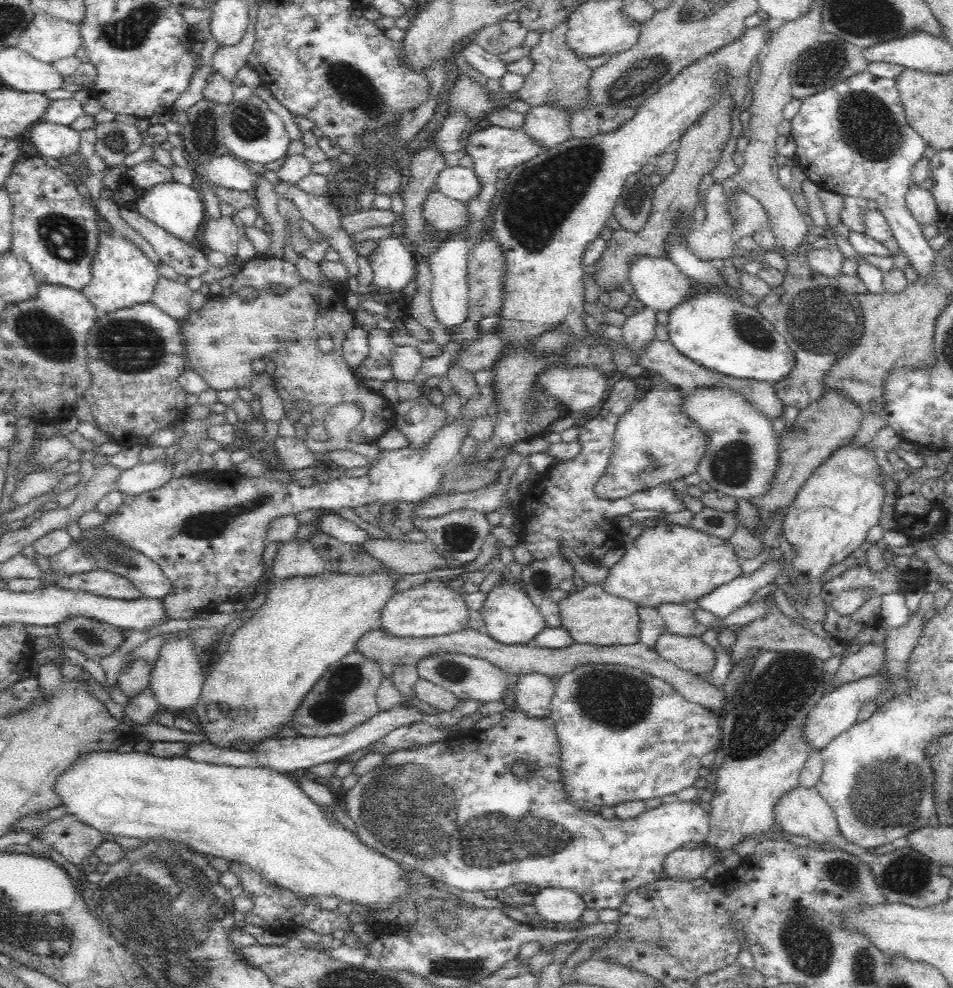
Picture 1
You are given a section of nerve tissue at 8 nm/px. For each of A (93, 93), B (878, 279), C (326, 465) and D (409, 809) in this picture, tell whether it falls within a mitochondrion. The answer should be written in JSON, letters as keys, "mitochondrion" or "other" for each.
{"A":"other","B":"other","C":"other","D":"mitochondrion"}

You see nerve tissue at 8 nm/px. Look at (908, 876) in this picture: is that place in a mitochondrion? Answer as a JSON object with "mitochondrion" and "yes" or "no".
{"mitochondrion":"yes"}

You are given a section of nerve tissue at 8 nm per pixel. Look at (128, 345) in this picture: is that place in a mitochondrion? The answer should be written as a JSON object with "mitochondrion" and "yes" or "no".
{"mitochondrion":"yes"}

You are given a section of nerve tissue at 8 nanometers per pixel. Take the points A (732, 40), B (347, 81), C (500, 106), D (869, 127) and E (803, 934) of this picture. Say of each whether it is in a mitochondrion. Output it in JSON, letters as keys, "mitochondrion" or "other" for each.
{"A":"other","B":"mitochondrion","C":"other","D":"mitochondrion","E":"mitochondrion"}

